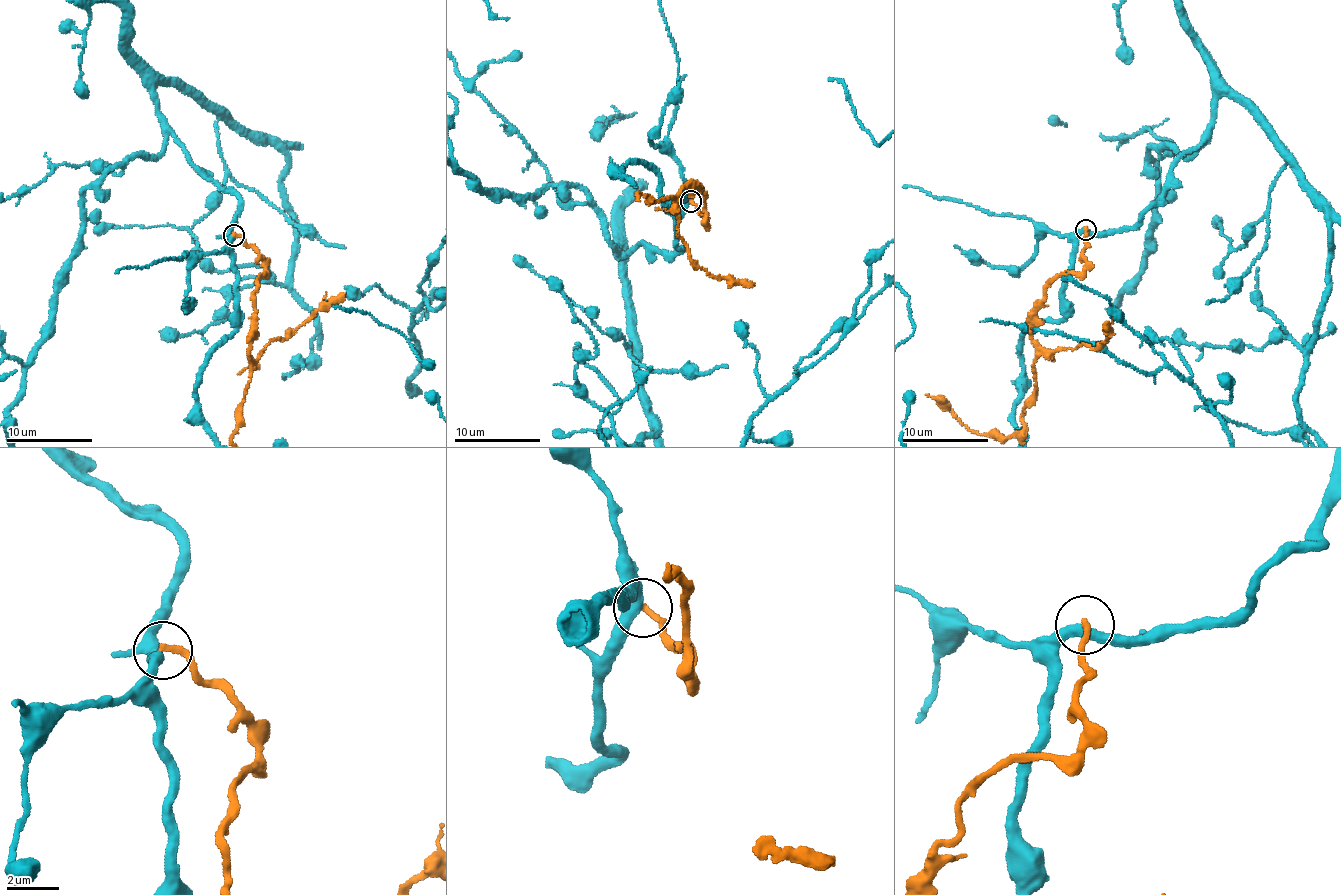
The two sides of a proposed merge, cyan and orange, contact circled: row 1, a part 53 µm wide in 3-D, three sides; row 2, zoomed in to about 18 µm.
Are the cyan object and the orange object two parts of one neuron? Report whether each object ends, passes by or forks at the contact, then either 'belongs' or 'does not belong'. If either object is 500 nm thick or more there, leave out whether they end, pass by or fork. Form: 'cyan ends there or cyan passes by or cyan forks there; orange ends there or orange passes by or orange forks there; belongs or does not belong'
cyan passes by; orange ends there; does not belong

